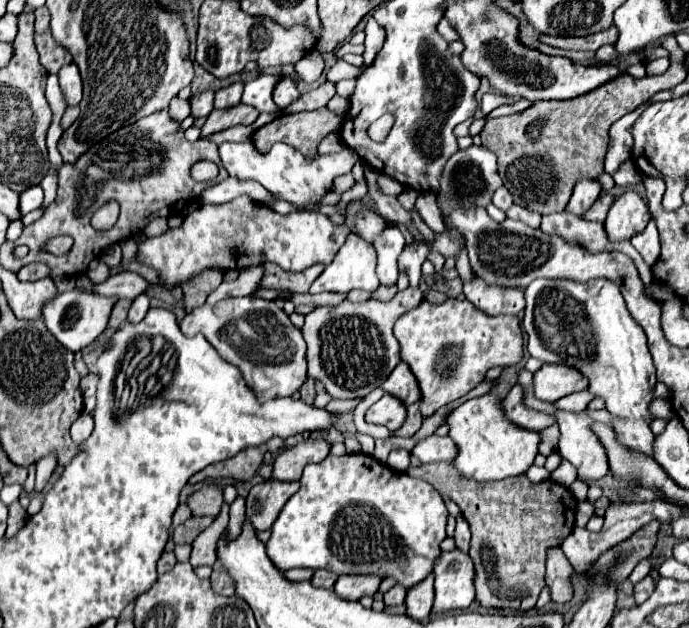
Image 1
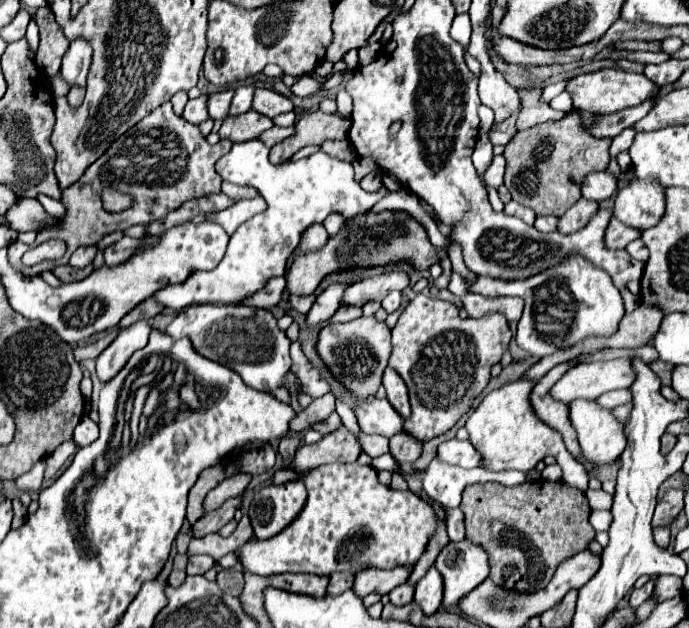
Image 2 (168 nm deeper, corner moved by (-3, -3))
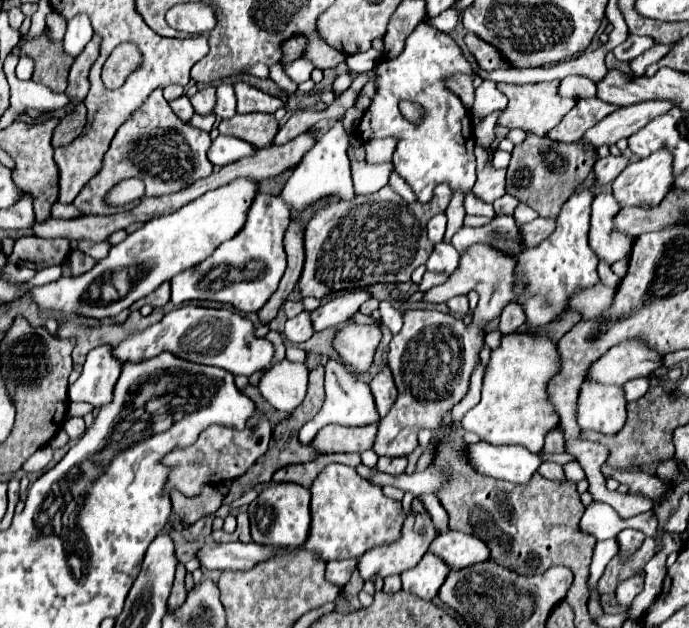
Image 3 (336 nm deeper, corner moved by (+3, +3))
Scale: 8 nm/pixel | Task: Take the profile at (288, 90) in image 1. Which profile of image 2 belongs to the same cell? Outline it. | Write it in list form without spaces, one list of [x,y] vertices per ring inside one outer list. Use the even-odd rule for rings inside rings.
[[[256,88],[254,100],[252,100],[252,110],[268,116],[268,118],[276,118],[282,112],[290,112],[294,110],[292,100],[284,98],[282,94],[268,90],[268,88]]]

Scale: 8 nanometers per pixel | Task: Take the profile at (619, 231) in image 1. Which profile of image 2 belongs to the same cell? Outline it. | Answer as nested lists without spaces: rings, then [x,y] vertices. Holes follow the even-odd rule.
[[[634,178],[618,190],[614,200],[614,216],[624,224],[648,230],[664,216],[664,186],[654,178]]]

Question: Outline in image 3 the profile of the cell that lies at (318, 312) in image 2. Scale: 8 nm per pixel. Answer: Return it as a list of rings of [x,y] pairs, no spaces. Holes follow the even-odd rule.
[[[304,310],[300,312],[298,316],[290,318],[286,322],[286,330],[284,330],[284,336],[294,342],[294,344],[300,344],[300,342],[306,342],[312,334],[314,334],[314,326],[312,326],[312,320],[310,320],[310,310]]]

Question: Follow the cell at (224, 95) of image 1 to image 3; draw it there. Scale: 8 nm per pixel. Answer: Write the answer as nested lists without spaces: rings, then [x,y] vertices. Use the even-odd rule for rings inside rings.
[[[208,86],[198,90],[192,98],[190,98],[196,114],[212,114],[214,112],[214,104],[216,104],[216,88]]]

